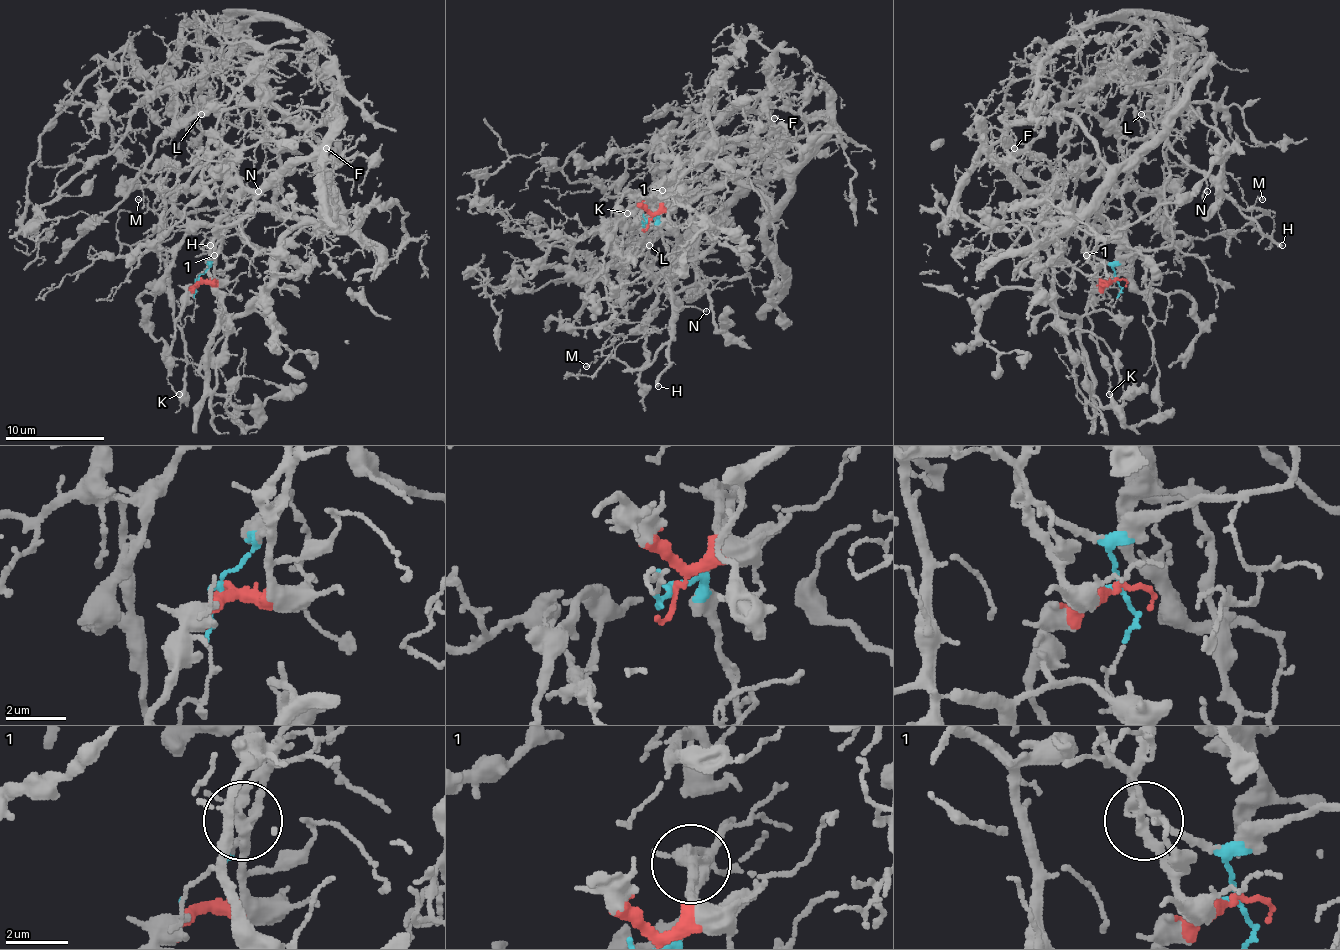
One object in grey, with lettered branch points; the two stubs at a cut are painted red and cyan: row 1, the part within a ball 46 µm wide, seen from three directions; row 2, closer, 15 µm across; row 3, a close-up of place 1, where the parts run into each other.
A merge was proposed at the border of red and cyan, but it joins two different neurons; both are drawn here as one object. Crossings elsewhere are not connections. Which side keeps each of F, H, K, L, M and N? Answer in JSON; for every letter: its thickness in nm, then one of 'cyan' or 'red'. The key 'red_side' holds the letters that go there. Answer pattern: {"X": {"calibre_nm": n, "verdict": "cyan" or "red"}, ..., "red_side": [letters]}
{"F": {"calibre_nm": 120, "verdict": "red"}, "H": {"calibre_nm": 280, "verdict": "cyan"}, "K": {"calibre_nm": 120, "verdict": "red"}, "L": {"calibre_nm": 100, "verdict": "red"}, "M": {"calibre_nm": 120, "verdict": "cyan"}, "N": {"calibre_nm": 110, "verdict": "cyan"}, "red_side": ["F", "K", "L"]}

